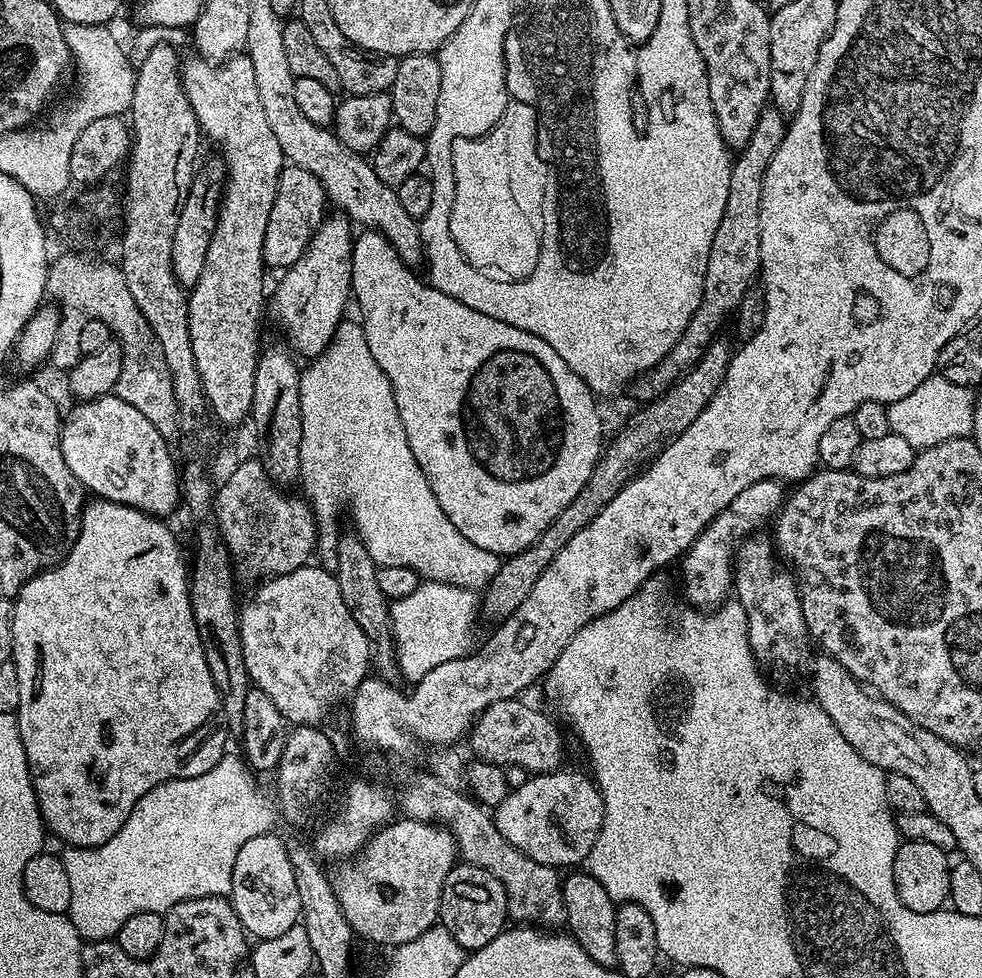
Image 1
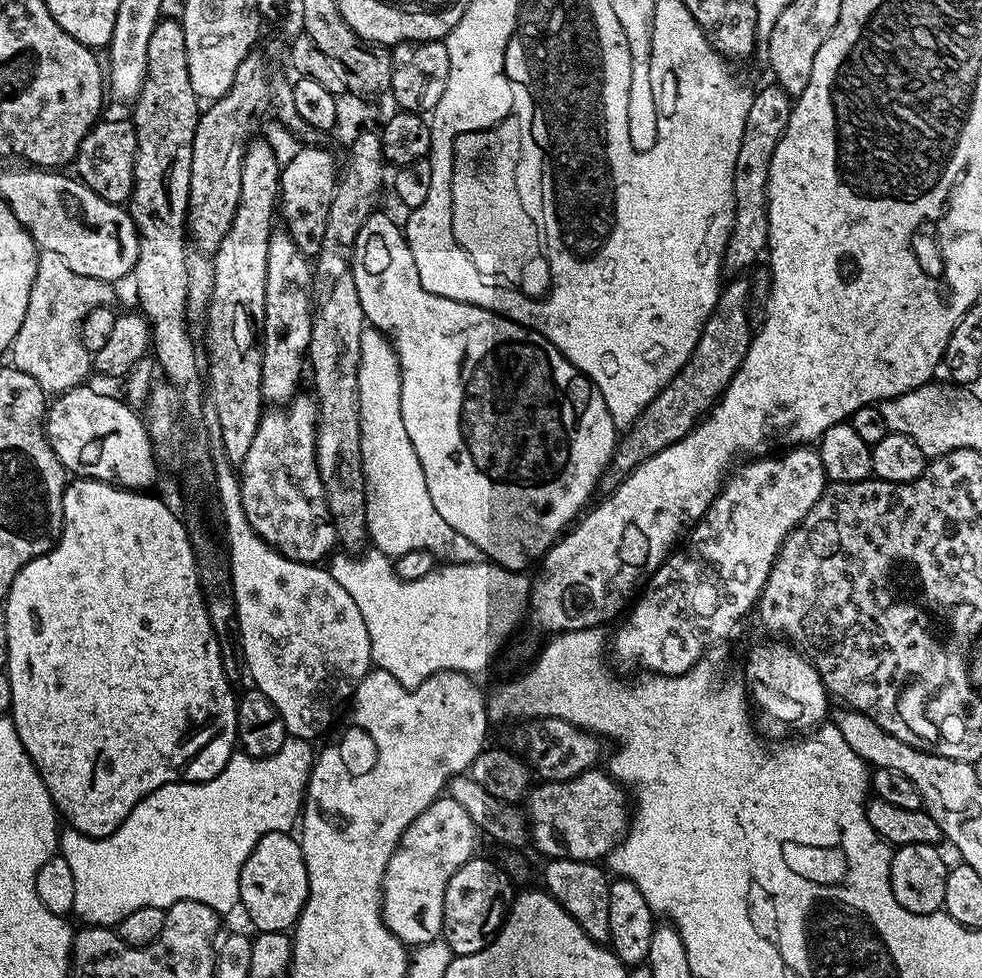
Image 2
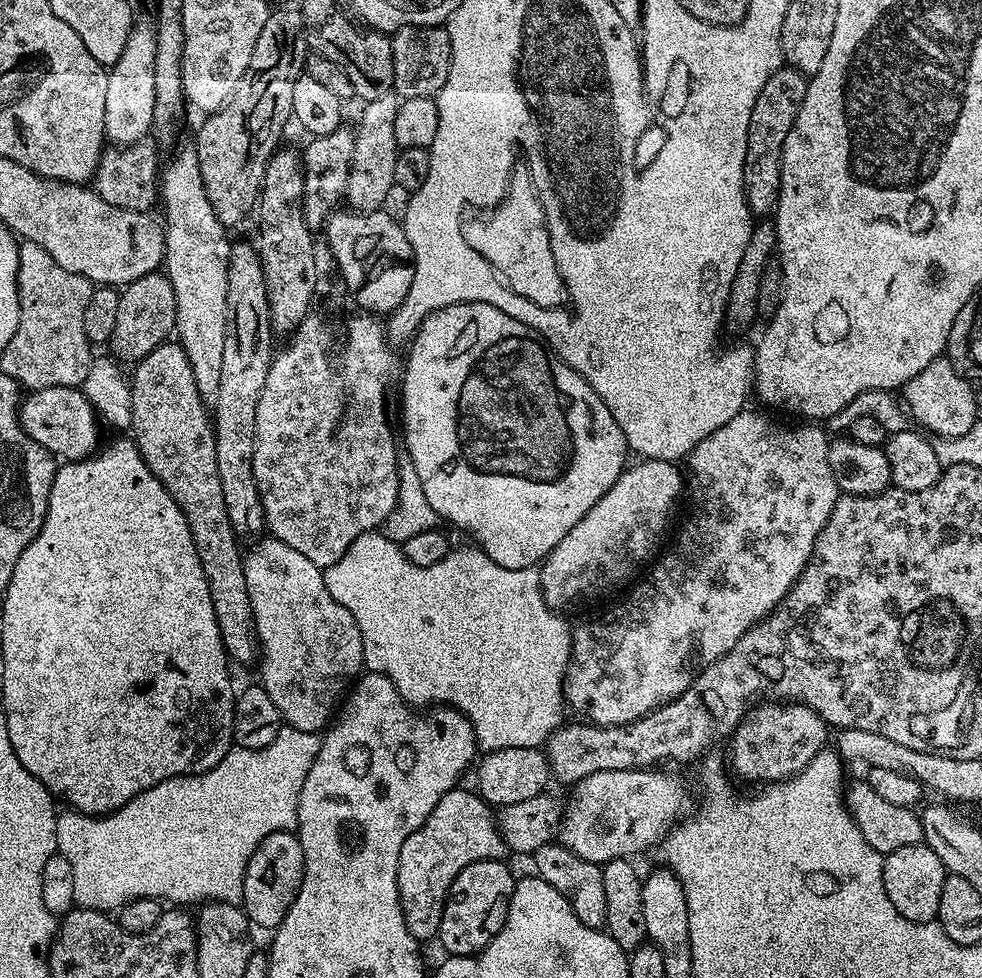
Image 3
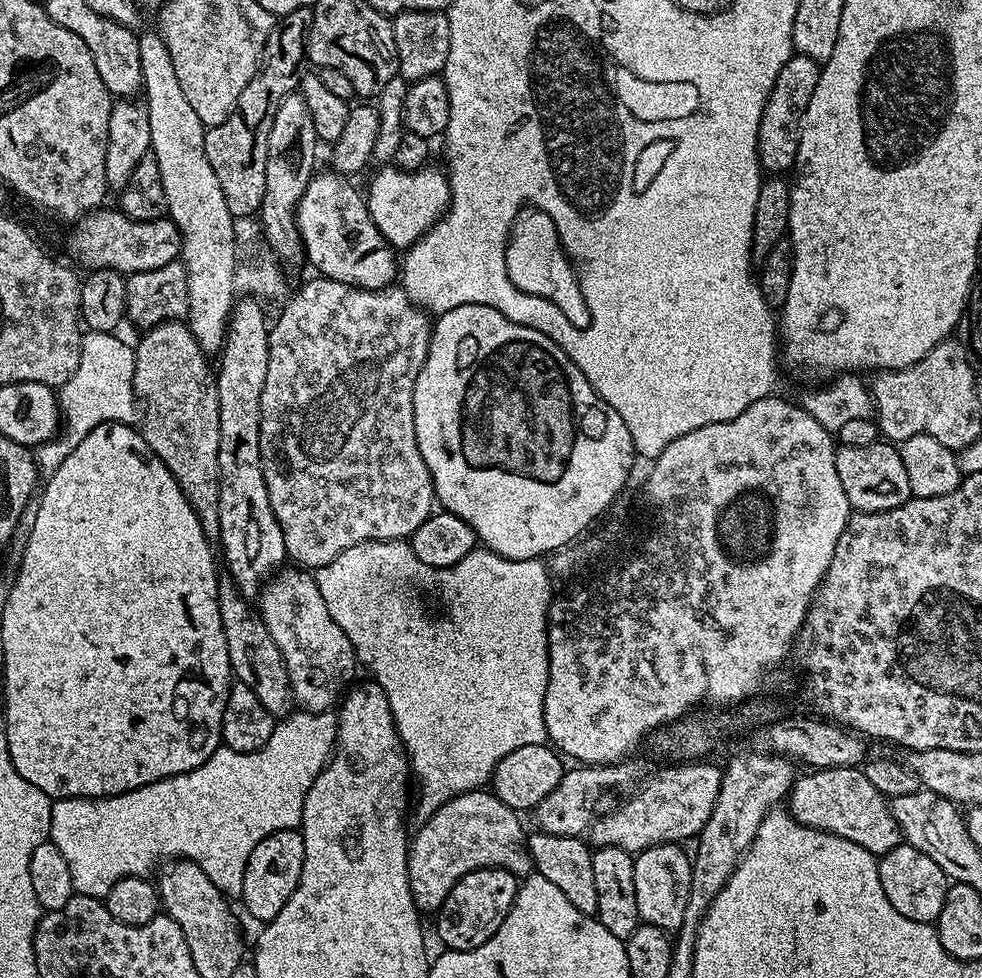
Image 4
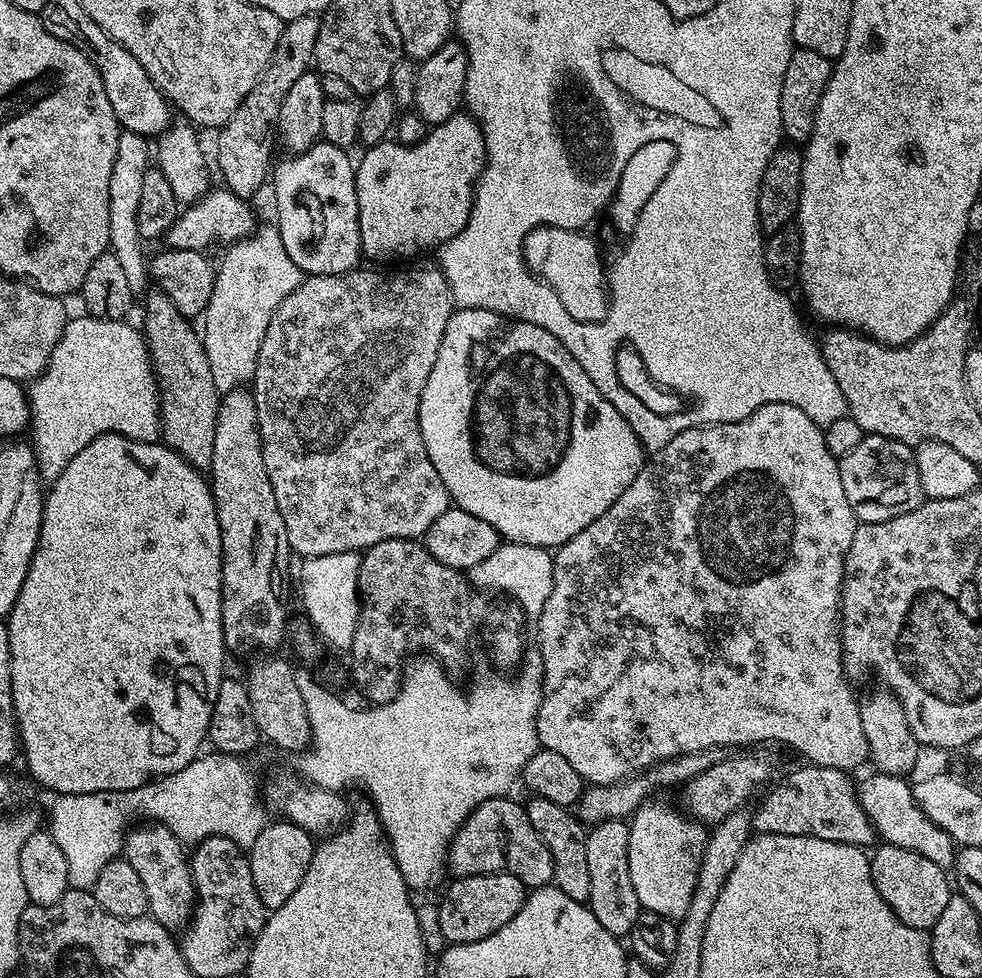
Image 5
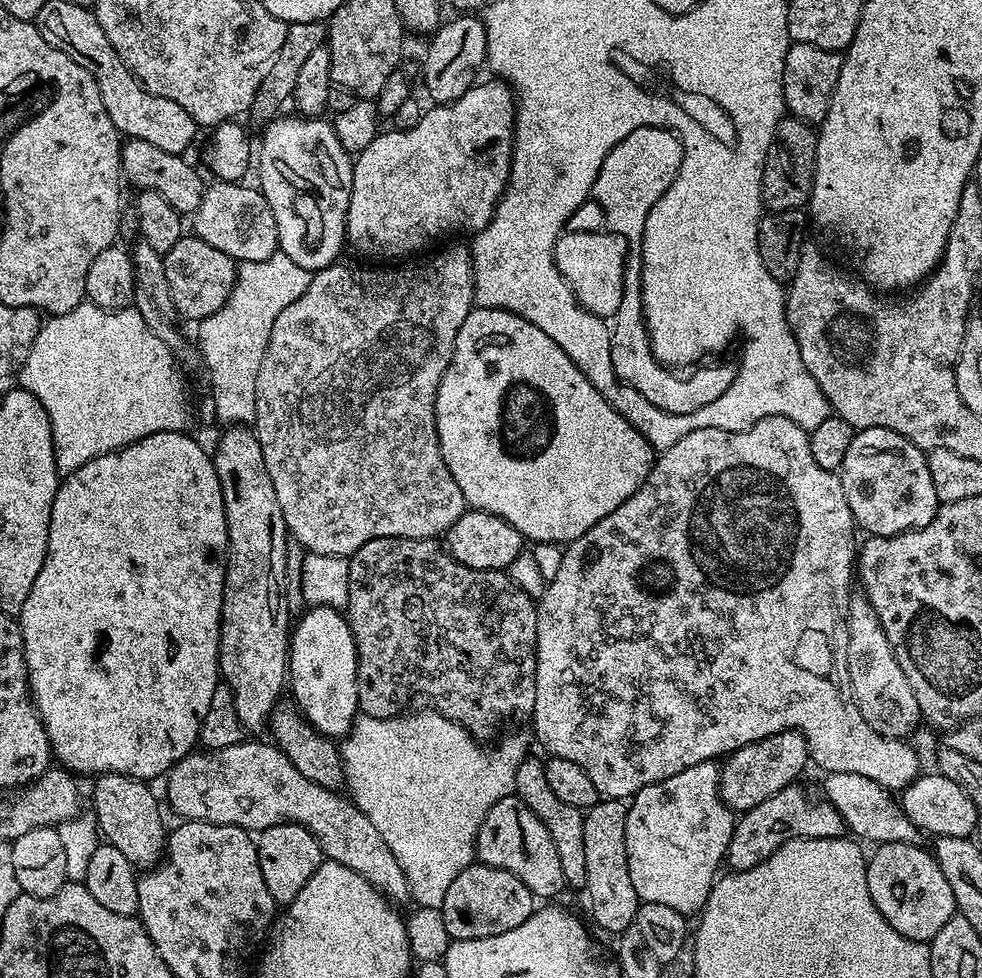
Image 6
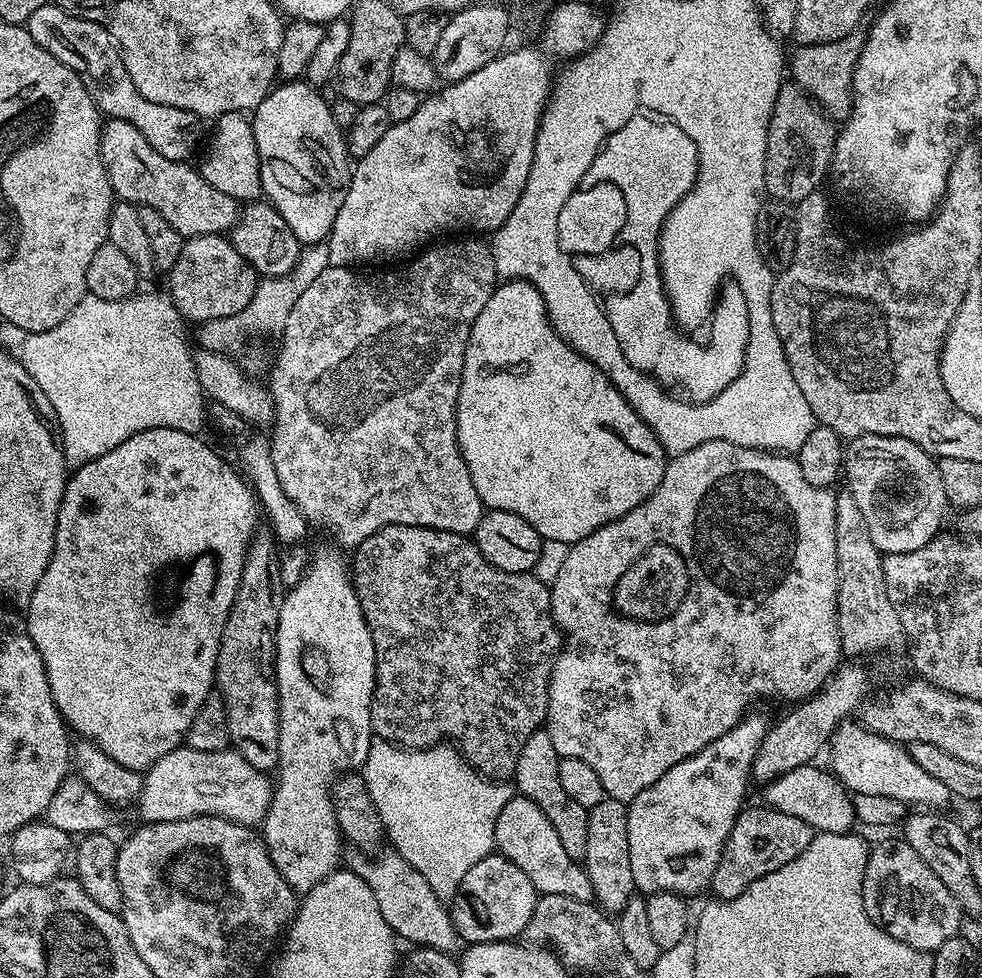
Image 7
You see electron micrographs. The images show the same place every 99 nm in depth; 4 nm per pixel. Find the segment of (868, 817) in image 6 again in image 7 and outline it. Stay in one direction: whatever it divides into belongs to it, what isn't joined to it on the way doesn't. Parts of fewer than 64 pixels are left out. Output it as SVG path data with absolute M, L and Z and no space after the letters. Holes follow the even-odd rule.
M815 763L798 766L798 770L790 770L776 780L767 781L763 785L763 803L782 814L794 814L794 818L802 818L802 822L806 822L817 833L852 832L858 824L853 793L849 792L831 771L823 772L816 767Z

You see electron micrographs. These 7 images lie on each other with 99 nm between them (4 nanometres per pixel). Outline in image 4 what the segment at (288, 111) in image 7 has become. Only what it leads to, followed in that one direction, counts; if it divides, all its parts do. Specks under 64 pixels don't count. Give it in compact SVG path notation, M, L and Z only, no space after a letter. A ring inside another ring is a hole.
M317 171L312 180L306 186L306 192L296 207L296 225L300 231L300 237L304 243L304 254L307 263L317 268L321 277L329 280L337 280L343 284L353 284L359 288L387 288L397 279L398 264L391 260L388 255L394 252L392 245L382 238L378 226L370 218L368 201L354 185L345 177L335 171Z

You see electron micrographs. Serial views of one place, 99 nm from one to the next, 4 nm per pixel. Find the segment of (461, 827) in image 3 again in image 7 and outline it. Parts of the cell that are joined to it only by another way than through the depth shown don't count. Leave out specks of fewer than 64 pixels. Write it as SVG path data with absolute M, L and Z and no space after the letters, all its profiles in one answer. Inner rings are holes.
M513 795L512 800L502 806L502 814L498 814L496 823L495 851L514 862L514 866L518 866L518 870L522 870L522 874L526 874L526 878L534 882L537 893L546 896L562 894L575 900L592 900L590 878L583 863L566 854L554 826L550 826L546 819L546 814L542 814L542 810L538 810L538 806L525 796Z

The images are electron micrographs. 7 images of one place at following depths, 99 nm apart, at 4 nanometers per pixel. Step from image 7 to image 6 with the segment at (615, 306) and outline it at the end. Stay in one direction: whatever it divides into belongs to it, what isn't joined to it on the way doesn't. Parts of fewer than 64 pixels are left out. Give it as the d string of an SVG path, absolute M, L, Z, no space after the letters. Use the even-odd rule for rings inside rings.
M666 128L634 130L626 134L626 138L622 138L622 142L614 146L614 150L610 150L610 154L606 154L596 184L590 193L591 199L604 202L607 198L614 202L620 192L640 192L640 196L656 196L660 200L674 182L683 157L684 147L675 132ZM623 296L616 313L611 315L609 325L610 362L620 381L638 390L652 408L670 414L694 414L717 401L733 384L735 365L718 364L700 368L690 378L678 378L654 355L648 328L644 320L644 303L636 304L636 296Z

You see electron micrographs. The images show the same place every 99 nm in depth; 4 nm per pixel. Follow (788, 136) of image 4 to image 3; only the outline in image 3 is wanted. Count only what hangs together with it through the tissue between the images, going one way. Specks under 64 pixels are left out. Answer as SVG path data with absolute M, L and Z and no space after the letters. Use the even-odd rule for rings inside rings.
M782 66L762 86L754 110L750 110L750 130L746 138L746 162L744 163L744 197L753 217L768 218L773 215L780 193L780 163L786 134L794 126L796 111L806 98L809 77L791 66Z

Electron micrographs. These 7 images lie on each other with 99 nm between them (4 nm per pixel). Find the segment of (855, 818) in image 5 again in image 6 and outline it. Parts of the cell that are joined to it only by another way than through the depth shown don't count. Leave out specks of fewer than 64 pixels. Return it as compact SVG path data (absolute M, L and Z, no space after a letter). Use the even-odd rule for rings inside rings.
M794 782L778 790L778 794L766 798L766 802L758 802L758 806L754 806L737 819L726 857L727 867L731 871L741 872L750 870L750 866L758 866L758 862L770 858L770 854L774 854L774 850L778 850L778 846L785 840L799 838L835 841L843 837L840 835L845 835L844 820L838 810L834 810L834 806L823 799L811 800L800 786Z

